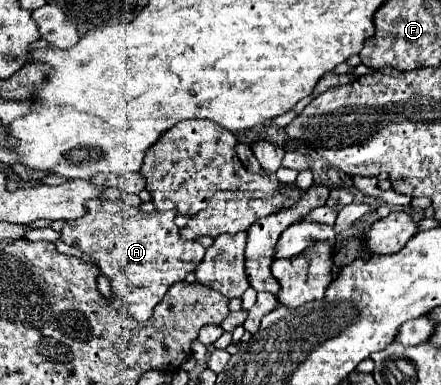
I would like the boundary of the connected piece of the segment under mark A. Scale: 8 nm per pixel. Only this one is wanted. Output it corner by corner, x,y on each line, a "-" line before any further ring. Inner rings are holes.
91,199
85,203
87,213
81,219
67,221
61,229
61,241
77,247
95,261
111,283
113,293
123,299
129,315
135,321
149,321
155,305
165,297
167,289
183,281
187,273
205,255
205,247
195,241
183,241
179,227
175,225
177,211
153,211
143,213
137,207
127,205
123,199

